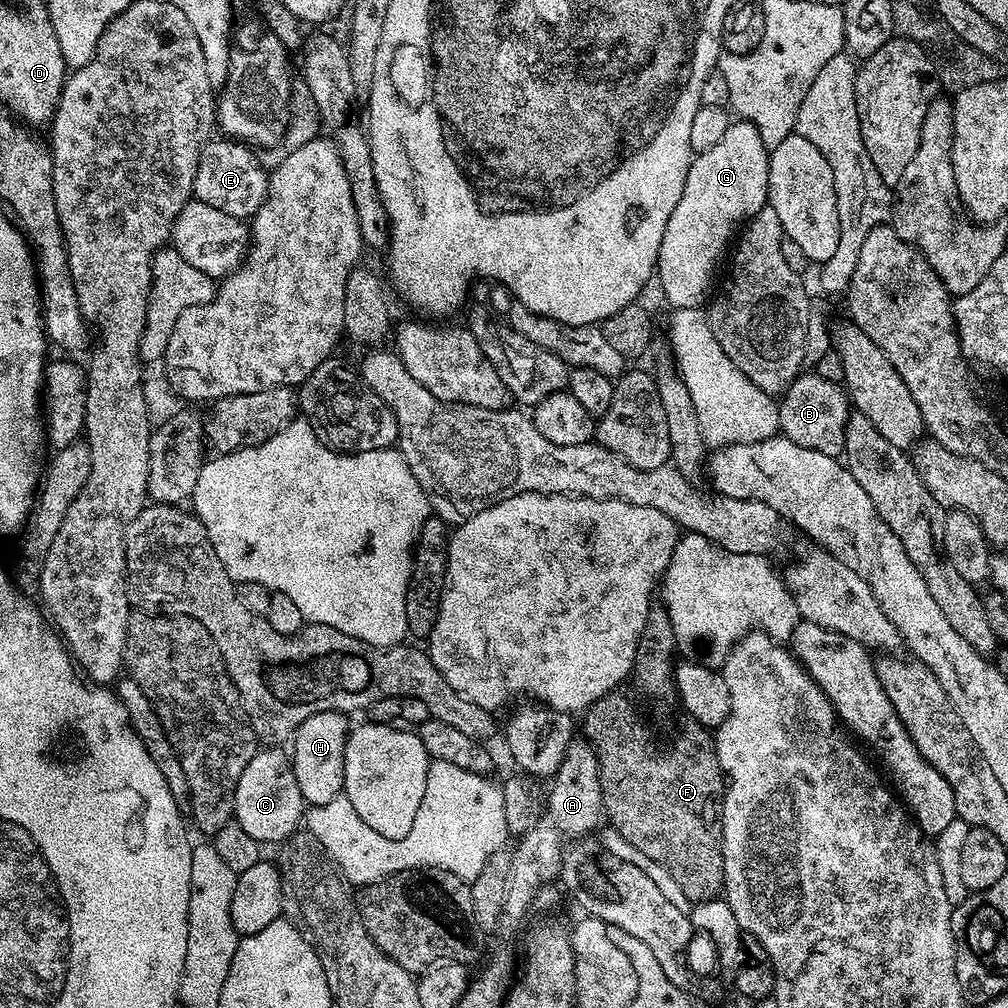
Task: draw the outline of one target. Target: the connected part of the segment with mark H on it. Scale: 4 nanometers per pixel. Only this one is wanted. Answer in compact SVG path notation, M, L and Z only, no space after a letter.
M342 712L310 714L310 718L306 718L306 722L302 722L293 734L290 757L305 805L325 804L343 793L346 742L350 731L348 720L349 717Z

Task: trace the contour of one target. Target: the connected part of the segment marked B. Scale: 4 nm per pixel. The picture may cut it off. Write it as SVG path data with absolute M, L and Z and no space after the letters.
M815 371L806 372L797 375L791 386L779 397L780 432L790 438L790 442L806 446L806 450L818 450L818 454L839 457L844 451L846 422L850 411L848 393L841 385L817 376Z

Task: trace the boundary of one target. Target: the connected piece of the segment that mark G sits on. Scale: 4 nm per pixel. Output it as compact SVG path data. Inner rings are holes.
M737 119L714 146L699 153L688 167L682 198L678 198L678 206L674 206L670 222L666 222L666 234L662 234L655 271L673 309L699 308L705 303L713 287L712 275L720 259L723 256L725 259L726 249L733 243L738 229L768 204L769 151L762 146L754 125L749 120Z

